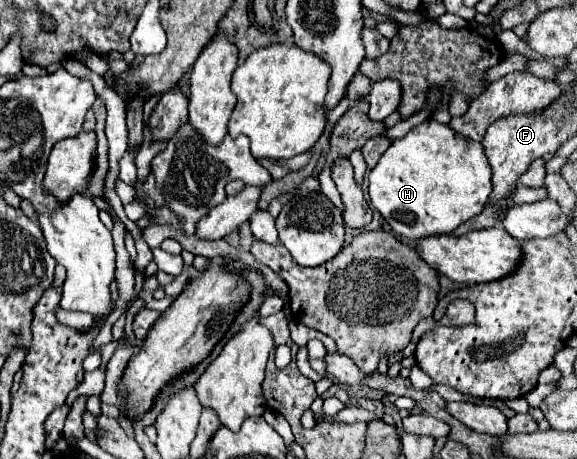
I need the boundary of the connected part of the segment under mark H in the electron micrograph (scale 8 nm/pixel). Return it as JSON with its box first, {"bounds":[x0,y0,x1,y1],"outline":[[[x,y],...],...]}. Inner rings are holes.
{"bounds":[369,119,491,241],"outline":[[[427,119],[413,127],[405,137],[395,139],[369,173],[371,205],[383,215],[397,235],[411,241],[437,233],[451,233],[461,223],[473,219],[483,211],[491,189],[491,167],[483,153],[483,145],[457,135],[449,125],[437,123],[435,119]]]}

